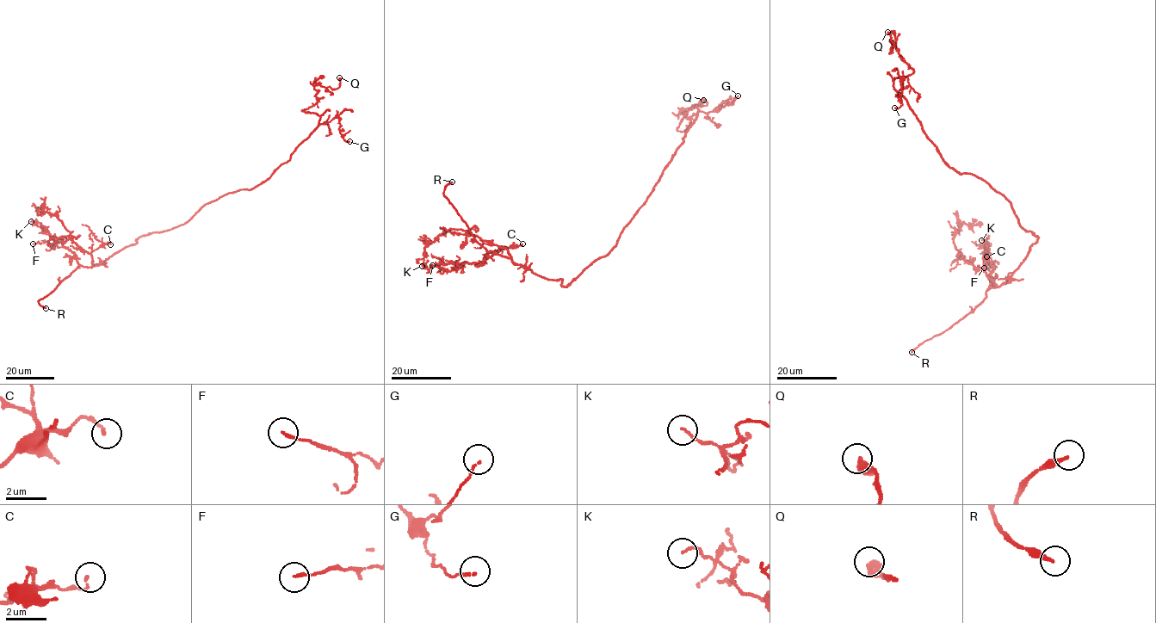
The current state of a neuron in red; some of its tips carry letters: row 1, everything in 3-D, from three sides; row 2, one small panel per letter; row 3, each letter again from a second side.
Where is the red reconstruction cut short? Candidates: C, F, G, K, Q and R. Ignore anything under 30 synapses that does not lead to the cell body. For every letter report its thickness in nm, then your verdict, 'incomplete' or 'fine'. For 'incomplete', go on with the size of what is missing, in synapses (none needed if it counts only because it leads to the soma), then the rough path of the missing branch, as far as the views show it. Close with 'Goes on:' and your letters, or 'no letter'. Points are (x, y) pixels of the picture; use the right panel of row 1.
C: 130 nm | fine
F: 130 nm | fine
G: 100 nm | fine
K: 100 nm | fine
Q: 480 nm | fine
R: 240 nm | incomplete | (911, 352), (909, 360), (912, 369), (908, 369), (893, 357)
Goes on: R

